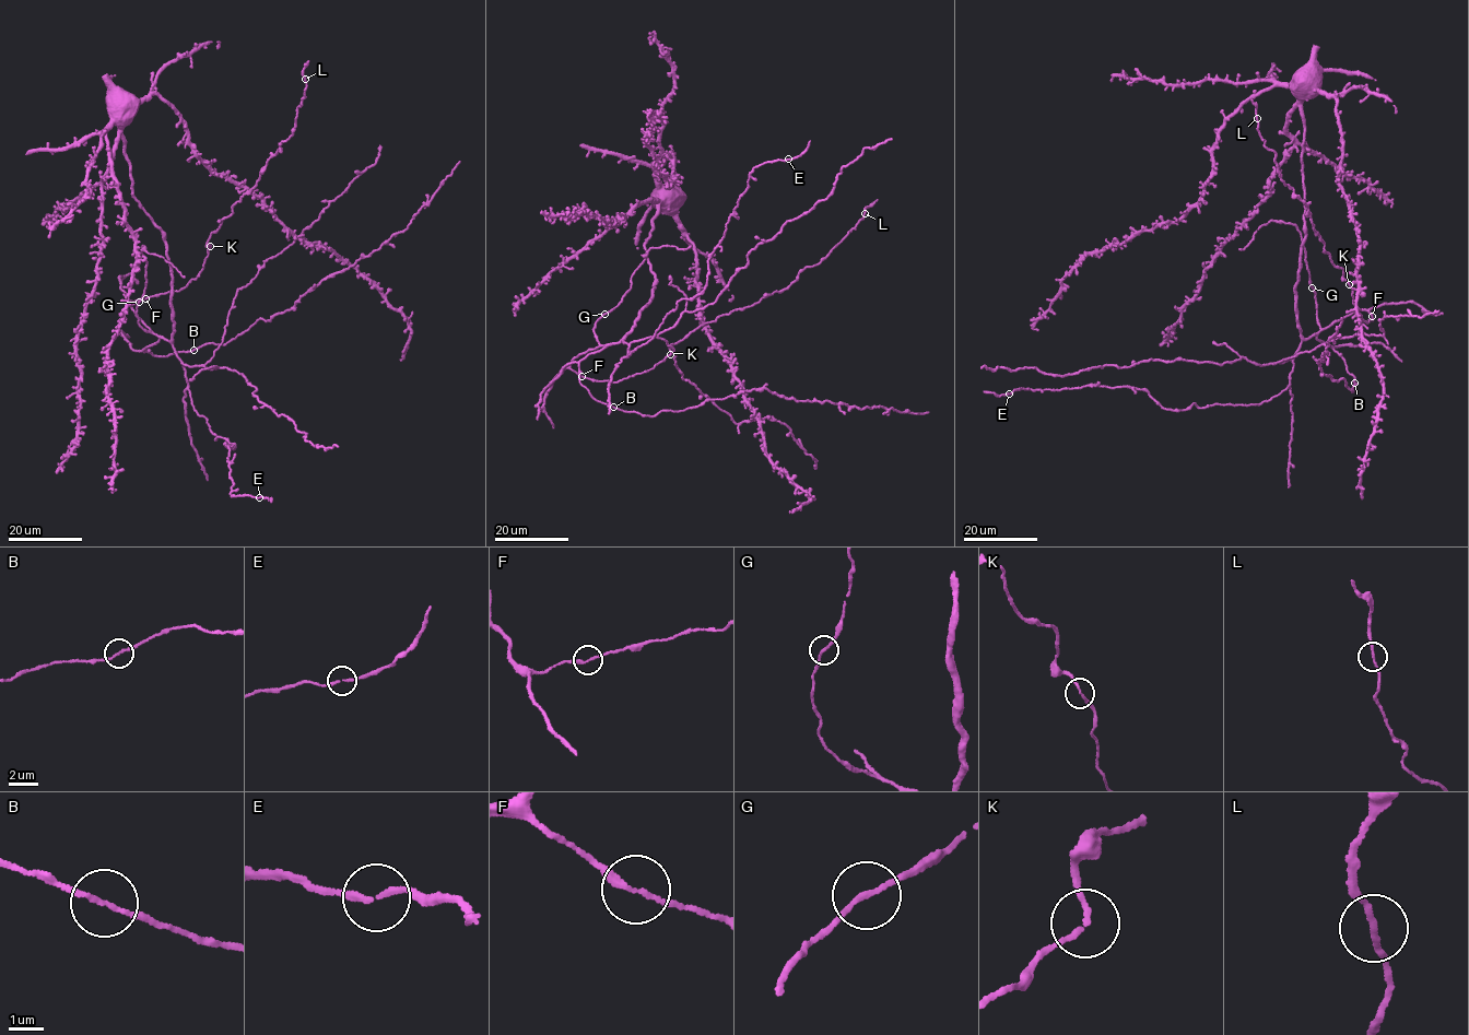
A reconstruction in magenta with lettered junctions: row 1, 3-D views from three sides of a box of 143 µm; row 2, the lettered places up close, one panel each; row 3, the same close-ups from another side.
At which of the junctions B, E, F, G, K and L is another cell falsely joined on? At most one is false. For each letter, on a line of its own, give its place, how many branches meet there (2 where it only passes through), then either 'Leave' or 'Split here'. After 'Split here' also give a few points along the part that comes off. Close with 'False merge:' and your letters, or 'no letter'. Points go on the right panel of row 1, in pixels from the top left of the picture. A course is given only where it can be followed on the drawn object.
B: Place: (1354, 383). Branches: 2. Leave
E: Place: (1009, 393). Branches: 2. Leave
F: Place: (1372, 316). Branches: 2. Leave
G: Place: (1312, 287). Branches: 2. Leave
K: Place: (1349, 284). Branches: 2. Leave
L: Place: (1257, 118). Branches: 2. Leave
False merge: no letter

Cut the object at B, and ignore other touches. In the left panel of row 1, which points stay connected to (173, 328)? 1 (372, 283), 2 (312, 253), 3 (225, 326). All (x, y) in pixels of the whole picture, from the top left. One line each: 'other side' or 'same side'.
1: same side
2: same side
3: same side

